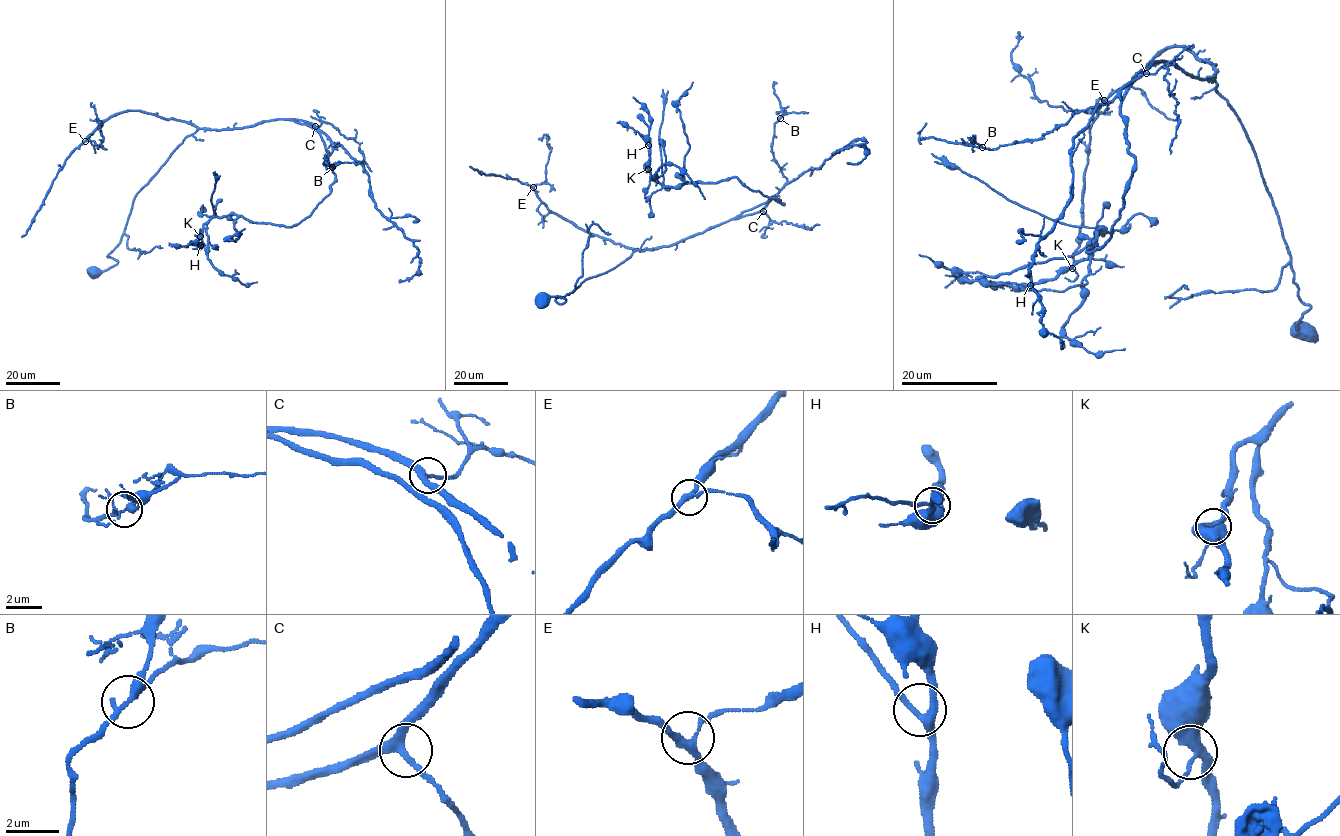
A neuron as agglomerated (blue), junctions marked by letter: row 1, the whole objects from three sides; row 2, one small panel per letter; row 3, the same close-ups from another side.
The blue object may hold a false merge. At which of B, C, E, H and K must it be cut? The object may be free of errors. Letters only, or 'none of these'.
none of these

